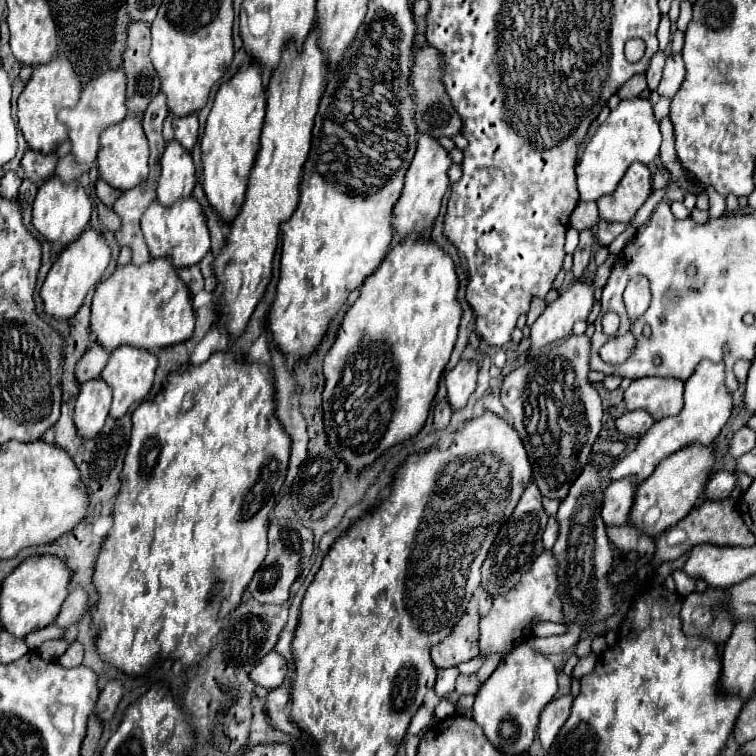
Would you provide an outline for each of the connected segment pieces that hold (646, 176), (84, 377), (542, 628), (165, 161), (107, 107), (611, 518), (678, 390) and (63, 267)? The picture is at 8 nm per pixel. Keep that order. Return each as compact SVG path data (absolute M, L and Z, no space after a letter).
M633 163L621 179L619 187L611 195L605 195L597 201L599 217L605 221L629 223L649 195L651 171L645 163Z
M95 343L91 349L87 349L87 353L81 357L81 361L77 363L77 369L75 369L77 383L97 379L103 371L107 359L109 359L109 351L105 351L101 345Z
M543 621L541 625L537 625L537 629L533 631L537 637L549 637L549 635L563 635L567 633L565 625L557 625L557 623L547 623Z
M173 139L161 157L161 177L157 183L157 201L171 207L175 201L191 197L195 187L195 165L191 153Z
M123 69L105 71L103 75L99 75L91 83L87 83L83 87L79 103L73 109L61 111L61 121L69 129L69 141L73 145L71 155L75 157L75 161L83 163L83 165L93 165L95 157L97 157L97 149L99 149L101 131L105 131L113 123L123 121L125 115L127 115L127 107L125 107L125 73L123 73Z
M611 481L603 493L601 517L605 525L629 523L629 513L635 497L635 485L631 481Z
M663 377L635 379L625 389L623 401L627 411L645 409L653 419L671 417L683 409L683 381Z
M91 227L77 241L67 245L57 257L57 261L53 263L53 267L49 269L47 279L41 287L41 299L45 305L45 313L57 319L69 319L73 313L77 313L89 289L101 281L101 275L105 273L109 259L111 259L109 245Z

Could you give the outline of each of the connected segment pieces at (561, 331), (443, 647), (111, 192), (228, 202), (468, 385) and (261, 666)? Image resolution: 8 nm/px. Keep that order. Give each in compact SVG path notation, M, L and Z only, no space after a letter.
M575 281L571 289L563 291L557 301L549 303L541 317L531 325L531 349L541 349L569 337L575 321L589 317L593 303L593 285Z
M465 613L451 633L431 649L437 667L455 667L479 655L479 613Z
M97 179L95 189L97 189L97 197L99 197L107 207L113 207L113 203L115 203L115 201L119 199L119 195L121 195L119 189L107 185L103 179Z
M251 63L245 69L239 69L233 79L219 87L217 97L213 101L213 109L207 117L205 133L201 139L203 189L209 205L215 209L223 223L231 223L243 205L249 173L259 151L265 105L267 95L261 81L261 69L259 65Z
M459 361L455 369L445 375L447 399L453 409L463 409L467 405L467 399L475 391L477 371L479 365L475 361Z
M267 653L261 663L257 663L249 677L253 683L265 687L265 689L275 689L283 683L283 677L287 673L287 665L285 665L285 659L279 655L279 653Z

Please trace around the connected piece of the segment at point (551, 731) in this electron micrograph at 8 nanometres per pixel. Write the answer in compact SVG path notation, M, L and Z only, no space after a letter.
M561 695L553 701L549 701L545 705L545 709L541 711L541 719L539 719L539 737L541 737L541 745L543 749L549 749L553 739L557 737L559 729L565 725L565 721L569 719L571 713L571 703L573 703L573 695Z

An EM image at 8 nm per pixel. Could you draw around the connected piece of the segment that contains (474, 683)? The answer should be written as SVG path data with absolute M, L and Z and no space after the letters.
M461 675L461 677L457 679L457 687L455 687L455 689L457 689L459 695L463 695L463 693L477 693L479 685L481 685L481 681L477 679L477 675L469 675L469 677Z

